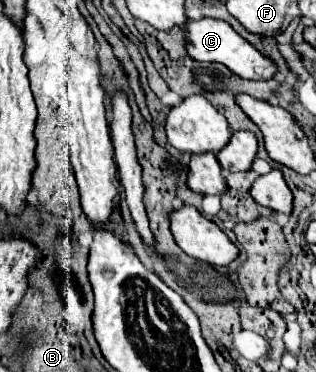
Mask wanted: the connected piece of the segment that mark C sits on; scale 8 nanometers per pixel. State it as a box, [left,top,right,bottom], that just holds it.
[184,19,276,79]

